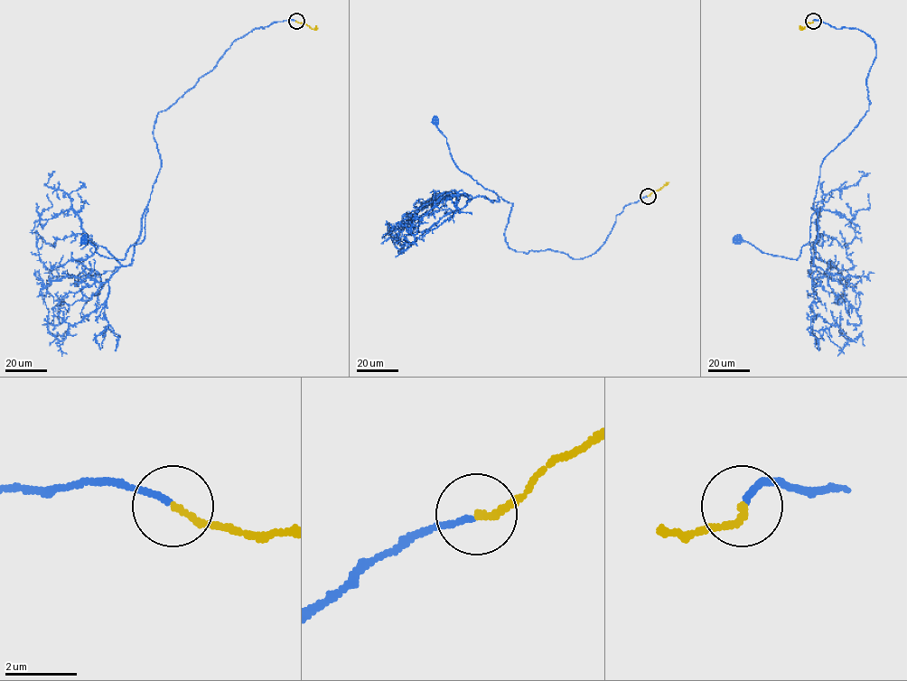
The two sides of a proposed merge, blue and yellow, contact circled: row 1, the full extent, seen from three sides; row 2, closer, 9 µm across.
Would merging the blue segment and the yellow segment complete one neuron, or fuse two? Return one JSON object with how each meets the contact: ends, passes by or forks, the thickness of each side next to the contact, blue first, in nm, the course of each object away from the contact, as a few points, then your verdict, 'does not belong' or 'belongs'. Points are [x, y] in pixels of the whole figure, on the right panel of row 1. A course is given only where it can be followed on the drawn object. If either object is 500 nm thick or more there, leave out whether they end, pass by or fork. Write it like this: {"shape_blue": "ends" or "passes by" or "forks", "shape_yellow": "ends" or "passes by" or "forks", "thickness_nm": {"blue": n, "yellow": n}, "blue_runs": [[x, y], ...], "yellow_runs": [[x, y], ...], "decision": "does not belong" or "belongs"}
{"shape_blue": "ends", "shape_yellow": "ends", "thickness_nm": {"blue": 150, "yellow": 180}, "blue_runs": [[813, 21], [874, 40], [869, 110], [823, 160], [809, 241], [797, 259], [737, 239]], "yellow_runs": [[813, 21], [799, 28]], "decision": "belongs"}

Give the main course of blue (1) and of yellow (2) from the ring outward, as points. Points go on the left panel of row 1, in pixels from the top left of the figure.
1: (295, 21), (236, 40), (157, 114), (160, 169), (143, 241), (124, 259), (100, 256), (84, 239)
2: (295, 21), (317, 28)

